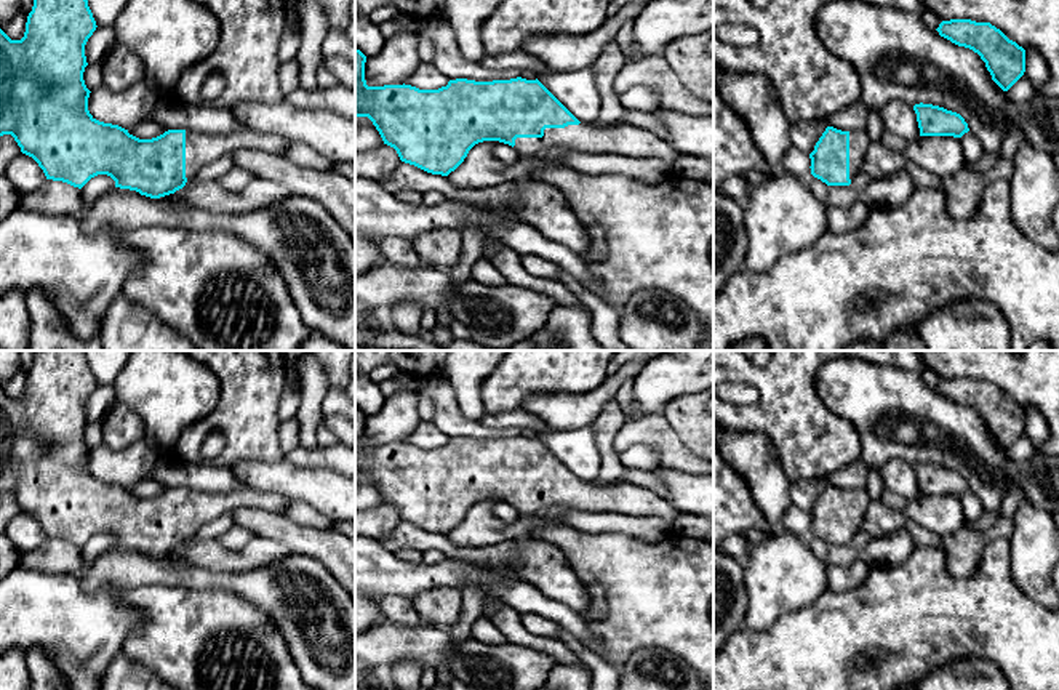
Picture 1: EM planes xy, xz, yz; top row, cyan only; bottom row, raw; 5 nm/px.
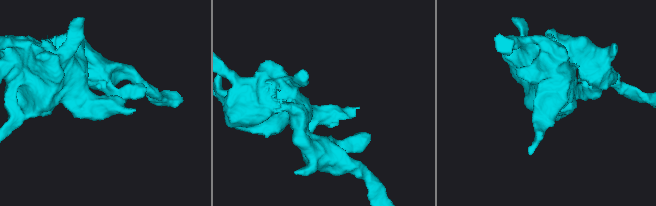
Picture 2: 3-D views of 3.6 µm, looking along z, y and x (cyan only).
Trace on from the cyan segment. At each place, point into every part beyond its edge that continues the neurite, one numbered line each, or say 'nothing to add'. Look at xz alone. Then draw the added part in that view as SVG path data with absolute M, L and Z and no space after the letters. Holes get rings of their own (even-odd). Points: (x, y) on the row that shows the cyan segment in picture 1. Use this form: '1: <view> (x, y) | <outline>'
1: xz (629, 140) | M597 123L545 128L542 138L517 138L520 157L536 155L550 147L574 149L585 154L624 154L630 157L654 157L672 165L678 152L669 141L632 123L603 128Z

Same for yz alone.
1: yz (859, 141) | M865 130L849 131L849 179L862 171L864 158L869 152L870 138Z

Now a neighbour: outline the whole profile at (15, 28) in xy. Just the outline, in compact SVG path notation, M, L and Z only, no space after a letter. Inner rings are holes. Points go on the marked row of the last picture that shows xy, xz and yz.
M21 6L16 14L2 27L2 30L11 38L11 40L21 40L26 32L26 11Z

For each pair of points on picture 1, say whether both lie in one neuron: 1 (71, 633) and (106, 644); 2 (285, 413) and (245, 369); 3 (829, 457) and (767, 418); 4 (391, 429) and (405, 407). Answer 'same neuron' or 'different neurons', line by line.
1: same neuron
2: different neurons
3: same neuron
4: same neuron

